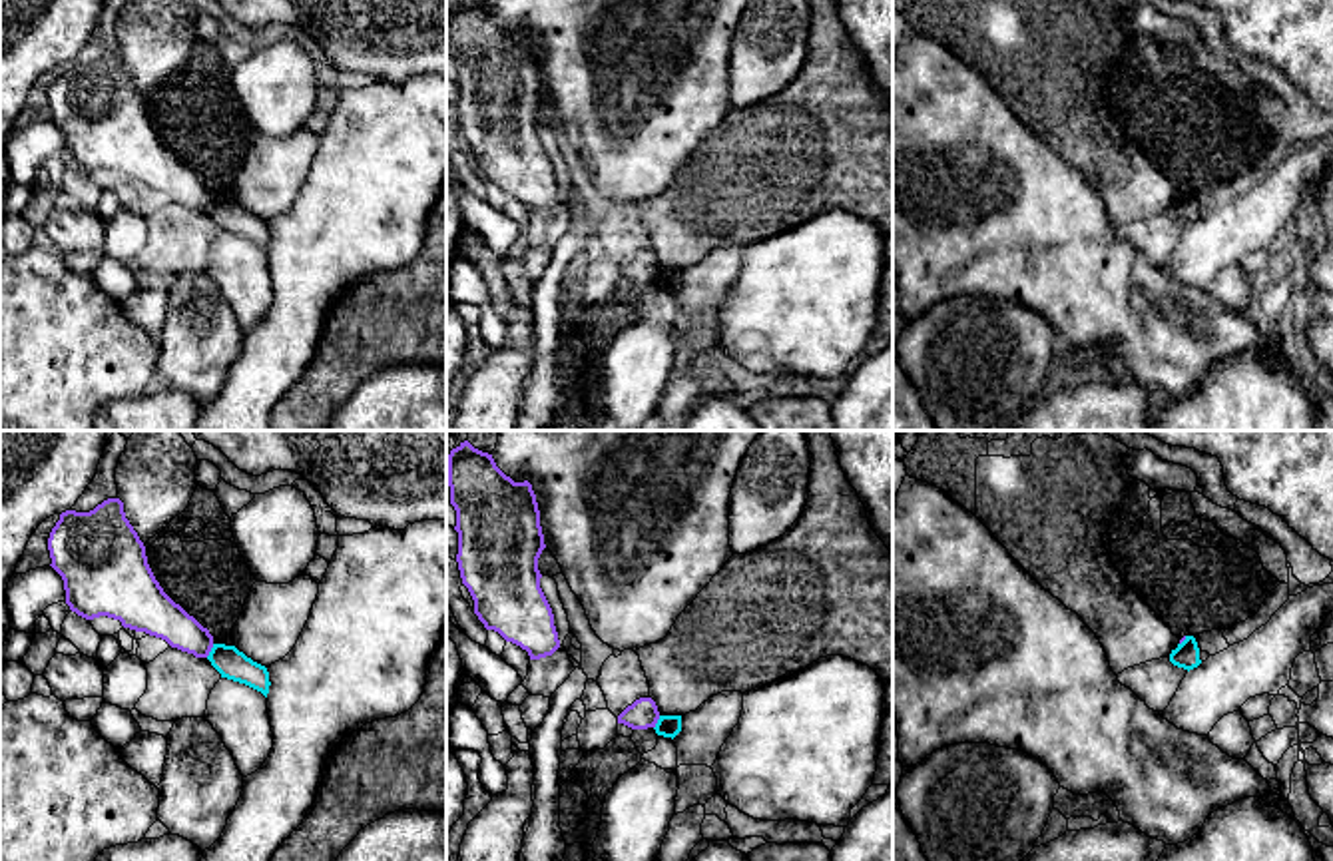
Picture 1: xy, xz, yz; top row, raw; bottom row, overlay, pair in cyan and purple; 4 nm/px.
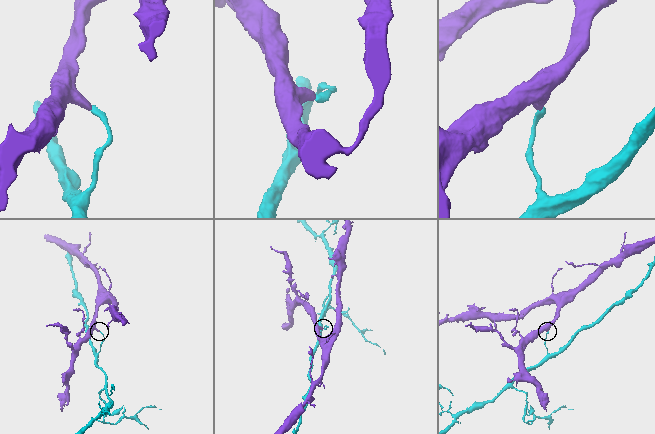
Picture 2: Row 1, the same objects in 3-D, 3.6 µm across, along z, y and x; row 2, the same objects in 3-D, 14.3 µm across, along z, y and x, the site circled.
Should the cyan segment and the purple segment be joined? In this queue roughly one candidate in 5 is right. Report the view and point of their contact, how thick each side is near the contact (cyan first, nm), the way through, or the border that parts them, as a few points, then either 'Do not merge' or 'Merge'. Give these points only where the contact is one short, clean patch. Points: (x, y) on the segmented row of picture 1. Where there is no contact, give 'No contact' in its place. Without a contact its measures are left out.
Touches cyan at xy (212, 650). Thickness 120 nm (cyan) against 170 nm. Boundary: xy (214, 644), (206, 656). Do not merge

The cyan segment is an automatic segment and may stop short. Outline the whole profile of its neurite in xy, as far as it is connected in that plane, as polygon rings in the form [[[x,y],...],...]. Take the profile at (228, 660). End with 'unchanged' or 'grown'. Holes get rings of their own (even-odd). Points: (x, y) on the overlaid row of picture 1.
[[[213,644],[207,660],[221,678],[245,684],[267,698],[271,686],[267,668],[247,658],[235,646]]]; unchanged

